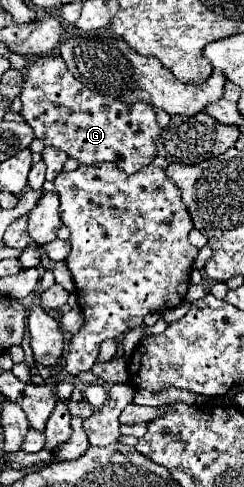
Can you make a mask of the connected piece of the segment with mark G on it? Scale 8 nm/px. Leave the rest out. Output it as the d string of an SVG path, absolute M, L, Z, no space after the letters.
M36 58L36 62L24 74L24 88L20 98L22 98L20 114L32 126L36 138L40 138L44 146L54 146L64 150L80 166L96 166L100 162L112 162L130 174L148 166L156 156L156 140L162 128L156 122L154 108L148 106L146 102L136 102L134 106L120 104L114 98L88 90L68 72L62 58Z

